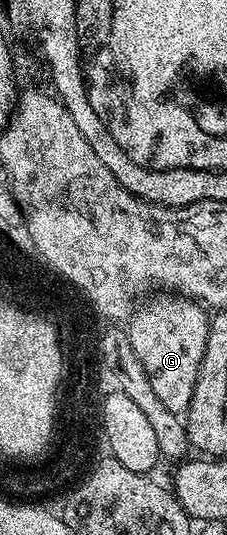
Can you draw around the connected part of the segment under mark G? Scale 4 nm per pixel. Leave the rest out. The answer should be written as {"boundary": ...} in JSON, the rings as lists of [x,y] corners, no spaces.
{"boundary":[[[159,293],[152,299],[151,311],[136,310],[129,320],[132,347],[162,404],[183,413],[188,410],[197,385],[210,318],[203,304],[178,293]]]}

